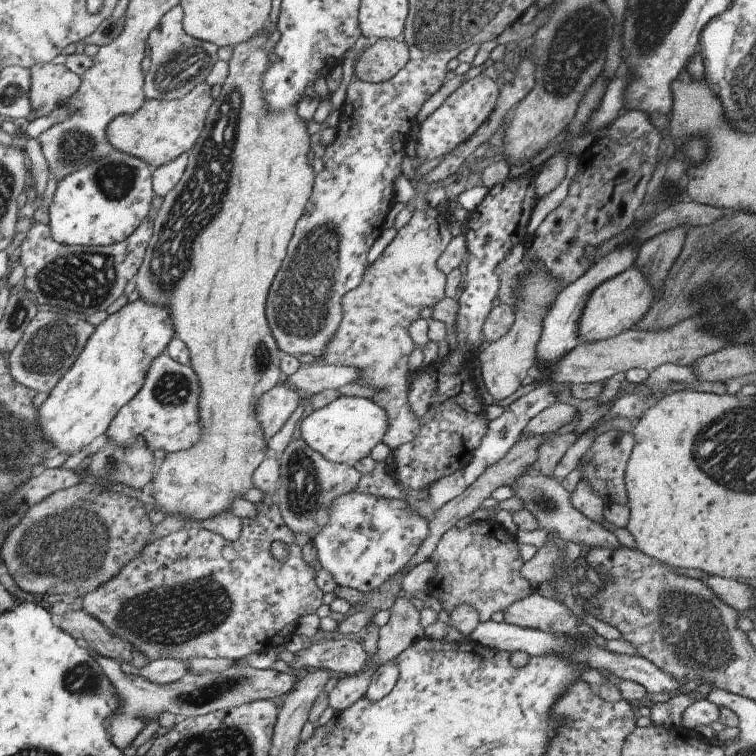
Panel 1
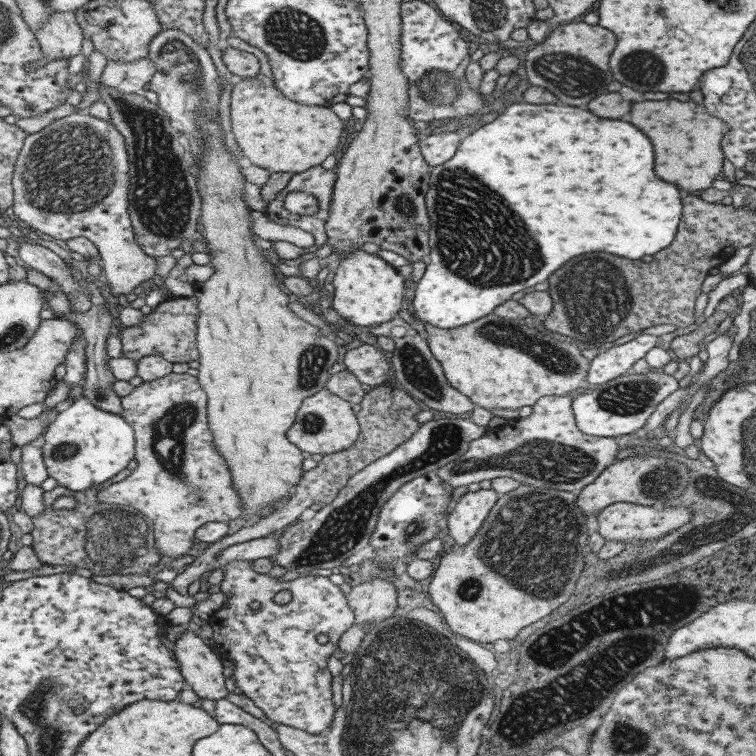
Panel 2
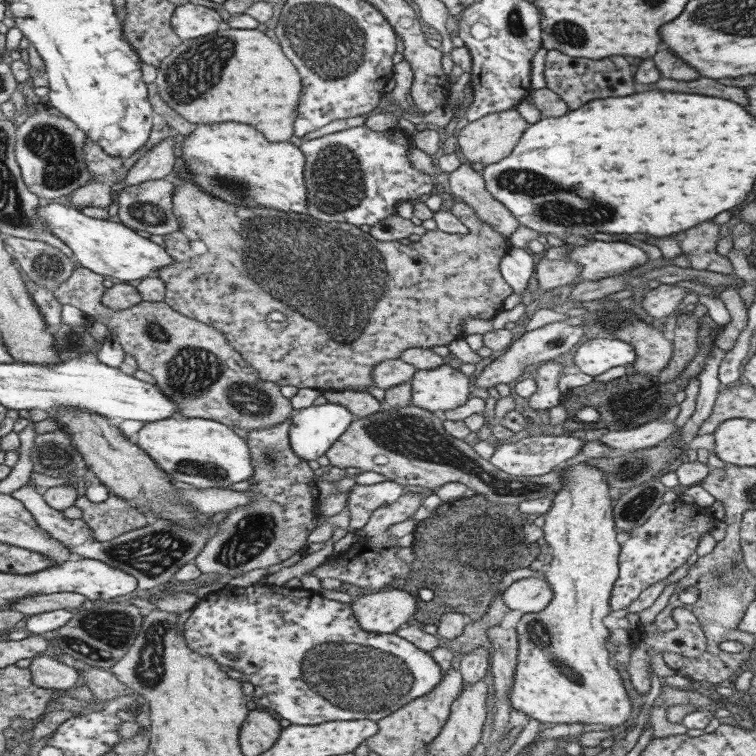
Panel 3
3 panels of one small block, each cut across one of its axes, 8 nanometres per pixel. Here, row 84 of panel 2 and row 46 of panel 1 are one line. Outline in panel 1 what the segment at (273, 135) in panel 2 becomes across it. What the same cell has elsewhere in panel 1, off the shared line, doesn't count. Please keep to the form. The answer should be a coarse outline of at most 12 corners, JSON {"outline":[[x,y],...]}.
{"outline":[[273,45],[228,73],[136,270],[200,386],[151,495],[231,512],[280,383],[265,298],[311,194],[265,110]]}

